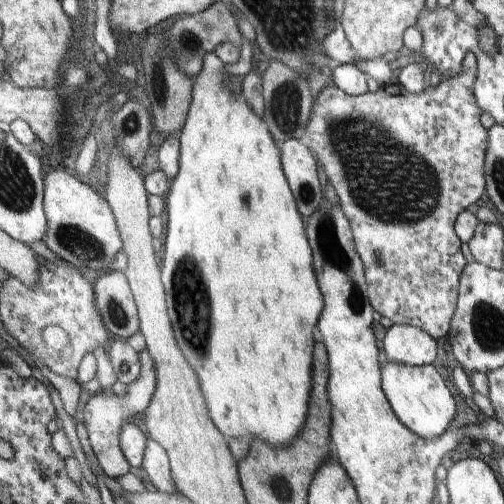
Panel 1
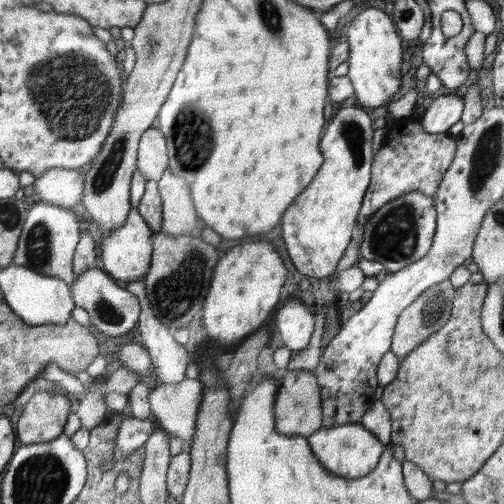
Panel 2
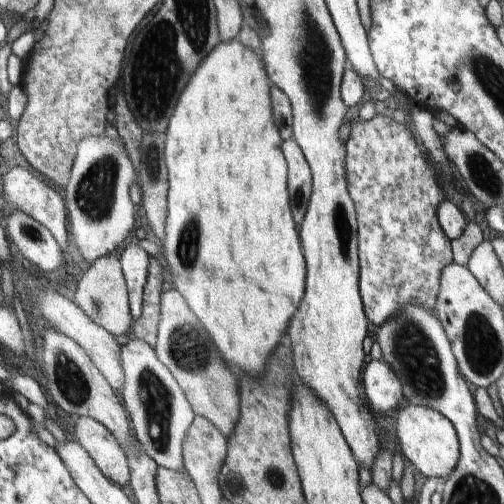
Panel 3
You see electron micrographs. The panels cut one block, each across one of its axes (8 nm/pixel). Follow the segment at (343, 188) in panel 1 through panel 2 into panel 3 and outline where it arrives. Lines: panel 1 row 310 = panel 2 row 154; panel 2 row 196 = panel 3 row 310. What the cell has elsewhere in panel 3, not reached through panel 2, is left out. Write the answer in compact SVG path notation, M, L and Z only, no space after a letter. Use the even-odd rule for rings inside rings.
M375 116L373 120L369 122L361 122L359 118L349 122L351 126L351 132L349 132L349 138L347 142L343 144L345 148L345 170L347 170L347 192L355 204L355 218L357 218L357 254L359 254L359 296L361 296L361 302L363 302L363 312L365 312L365 318L375 324L375 326L381 326L383 322L387 322L389 318L393 318L405 304L415 304L415 306L421 306L423 310L429 310L429 312L435 312L435 298L437 298L437 292L439 292L439 278L441 278L441 270L445 266L449 266L453 262L453 254L451 254L451 240L443 234L439 222L437 222L437 216L435 216L435 210L437 210L437 204L443 202L443 192L439 190L439 174L435 170L435 166L429 162L425 150L421 148L421 144L417 142L417 138L413 138L413 134L409 132L409 128L397 124L395 120L391 118L385 118L385 116Z

